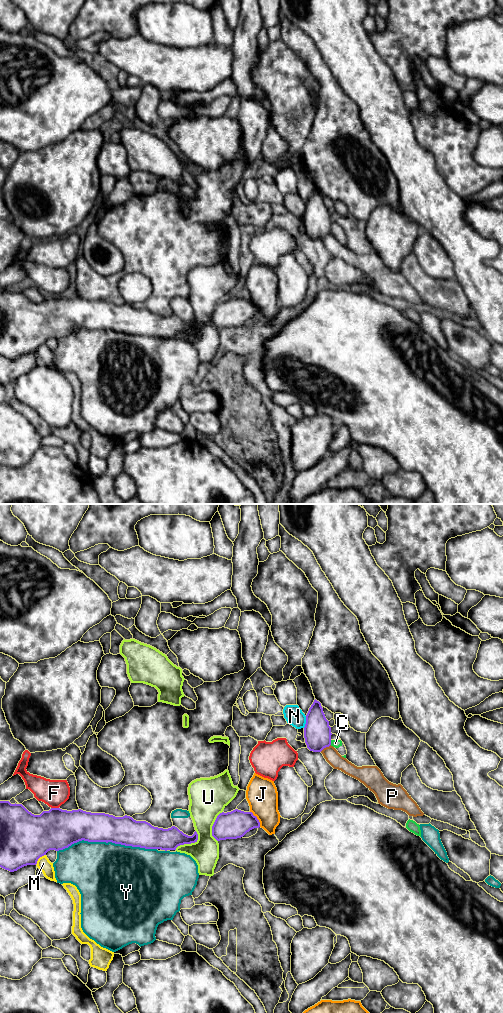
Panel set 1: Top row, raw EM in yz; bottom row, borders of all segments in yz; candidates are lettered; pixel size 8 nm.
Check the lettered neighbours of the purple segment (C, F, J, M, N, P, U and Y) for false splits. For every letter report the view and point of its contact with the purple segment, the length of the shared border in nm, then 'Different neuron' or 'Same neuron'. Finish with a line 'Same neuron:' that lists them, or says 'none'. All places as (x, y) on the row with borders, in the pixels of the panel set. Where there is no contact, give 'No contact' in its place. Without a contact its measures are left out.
C: Touches purple at yz (330, 742). Shared border 40 nm. Different neuron
F: Touches purple at yz (55, 808). Shared border 60 nm. Different neuron
J: Touches purple at yz (257, 819). Shared border 150 nm. Different neuron
M: Touches purple at yz (39, 857). Shared border 120 nm. Different neuron
N: Touches purple at yz (306, 722). Shared border 100 nm. Different neuron
P: Touches purple at yz (325, 747). Shared border 110 nm. Different neuron
U: Touches purple at yz (189, 843). Shared border 240 nm. Different neuron
Y: Touches purple at yz (106, 842). Shared border 800 nm. Different neuron
Same neuron: none

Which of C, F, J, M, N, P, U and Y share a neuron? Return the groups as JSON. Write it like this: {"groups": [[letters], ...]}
{"groups": [["C"], ["F"], ["J"], ["M"], ["N"], ["P"], ["U"], ["Y"]]}

